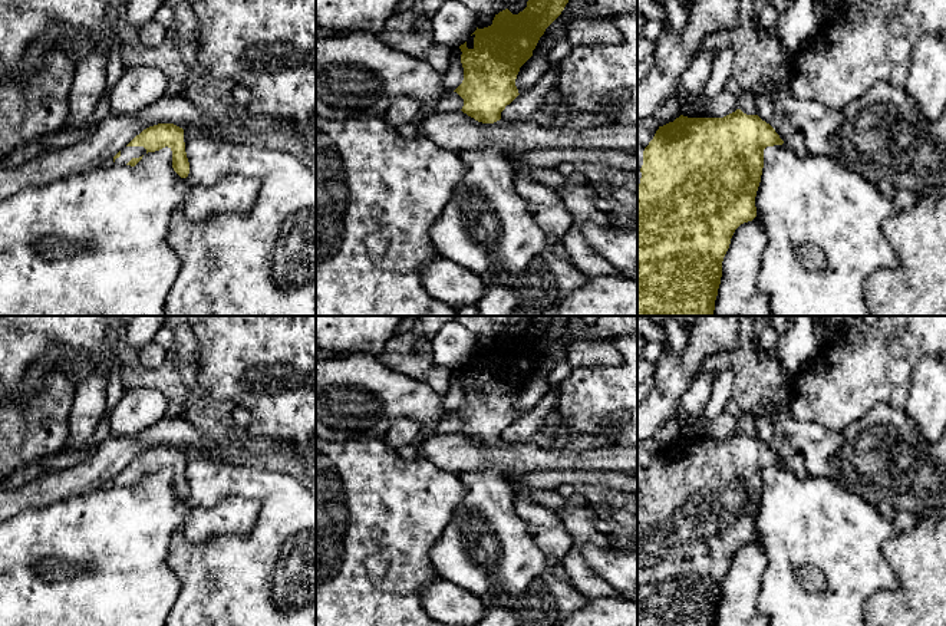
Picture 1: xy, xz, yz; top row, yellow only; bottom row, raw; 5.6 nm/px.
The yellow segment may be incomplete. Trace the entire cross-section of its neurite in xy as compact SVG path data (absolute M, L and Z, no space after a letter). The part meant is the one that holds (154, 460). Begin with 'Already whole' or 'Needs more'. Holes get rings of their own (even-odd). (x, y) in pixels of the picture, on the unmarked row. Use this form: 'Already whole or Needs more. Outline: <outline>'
Needs more. Outline: M158 445L144 451L122 472L113 478L115 487L135 488L145 475L168 468L172 472L172 490L181 498L189 495L185 474L184 451L174 445Z

